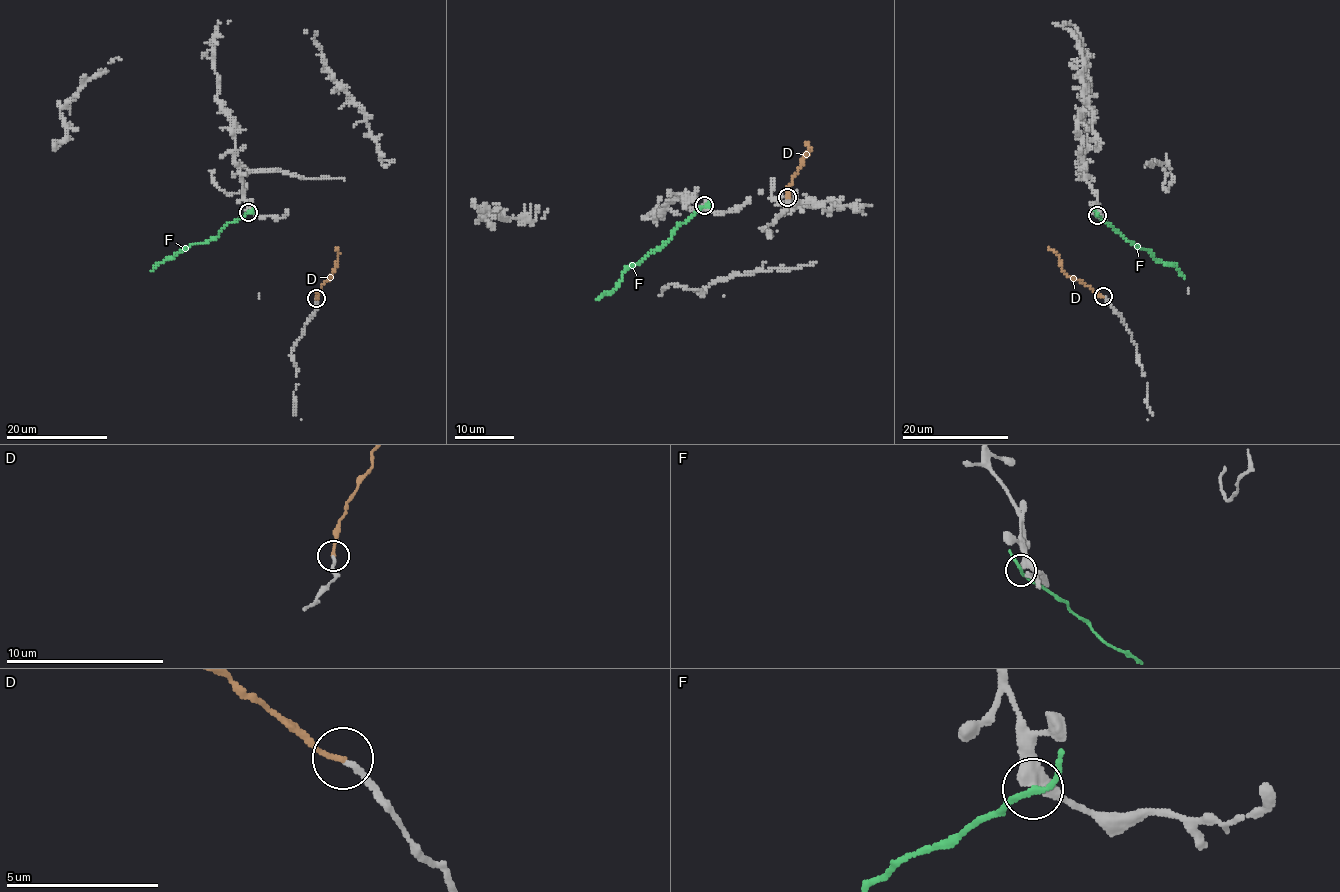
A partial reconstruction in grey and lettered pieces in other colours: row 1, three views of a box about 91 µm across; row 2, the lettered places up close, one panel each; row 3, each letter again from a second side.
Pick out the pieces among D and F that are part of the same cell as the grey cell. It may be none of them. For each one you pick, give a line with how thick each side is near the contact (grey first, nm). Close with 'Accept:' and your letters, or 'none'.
D: Thickness 180 nm (grey) against 160 nm
Accept: D

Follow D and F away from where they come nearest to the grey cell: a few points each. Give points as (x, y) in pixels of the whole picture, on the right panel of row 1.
D: (1102, 296), (1070, 277), (1062, 269), (1057, 254), (1049, 247)
F: (1097, 215), (1156, 259), (1173, 263), (1183, 279)

